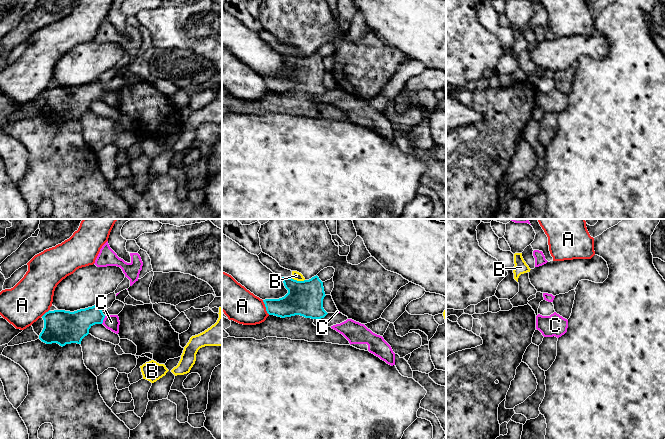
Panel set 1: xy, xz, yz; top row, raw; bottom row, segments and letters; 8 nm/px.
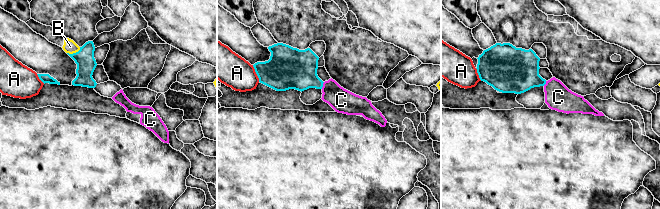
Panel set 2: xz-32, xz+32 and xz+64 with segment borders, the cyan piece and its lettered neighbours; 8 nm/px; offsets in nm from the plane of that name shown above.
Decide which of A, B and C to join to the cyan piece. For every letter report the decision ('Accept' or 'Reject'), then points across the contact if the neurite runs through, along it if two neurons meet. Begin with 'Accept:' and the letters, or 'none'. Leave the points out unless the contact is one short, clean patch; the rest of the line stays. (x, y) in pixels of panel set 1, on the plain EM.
Accept: C
A: Reject
B: Reject. Boundary: xz (291, 54), (304, 56)
C: Accept. Path across: xy (73, 102), (83, 95), (103, 95), (111, 98)

